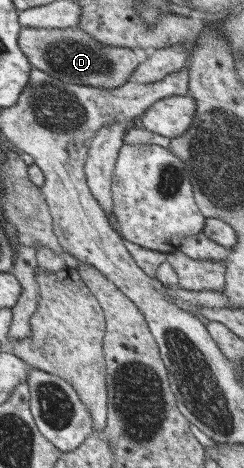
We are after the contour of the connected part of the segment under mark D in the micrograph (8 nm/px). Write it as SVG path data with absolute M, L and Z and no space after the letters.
M77 26L66 29L23 27L19 44L29 57L32 67L63 83L116 88L130 80L138 66L138 59L132 49L98 43Z

